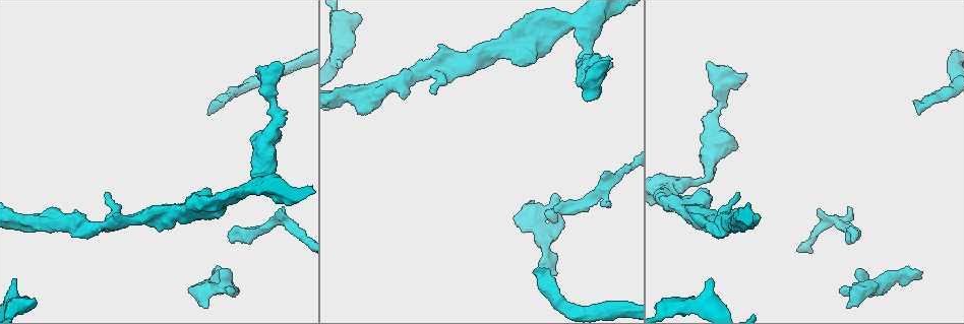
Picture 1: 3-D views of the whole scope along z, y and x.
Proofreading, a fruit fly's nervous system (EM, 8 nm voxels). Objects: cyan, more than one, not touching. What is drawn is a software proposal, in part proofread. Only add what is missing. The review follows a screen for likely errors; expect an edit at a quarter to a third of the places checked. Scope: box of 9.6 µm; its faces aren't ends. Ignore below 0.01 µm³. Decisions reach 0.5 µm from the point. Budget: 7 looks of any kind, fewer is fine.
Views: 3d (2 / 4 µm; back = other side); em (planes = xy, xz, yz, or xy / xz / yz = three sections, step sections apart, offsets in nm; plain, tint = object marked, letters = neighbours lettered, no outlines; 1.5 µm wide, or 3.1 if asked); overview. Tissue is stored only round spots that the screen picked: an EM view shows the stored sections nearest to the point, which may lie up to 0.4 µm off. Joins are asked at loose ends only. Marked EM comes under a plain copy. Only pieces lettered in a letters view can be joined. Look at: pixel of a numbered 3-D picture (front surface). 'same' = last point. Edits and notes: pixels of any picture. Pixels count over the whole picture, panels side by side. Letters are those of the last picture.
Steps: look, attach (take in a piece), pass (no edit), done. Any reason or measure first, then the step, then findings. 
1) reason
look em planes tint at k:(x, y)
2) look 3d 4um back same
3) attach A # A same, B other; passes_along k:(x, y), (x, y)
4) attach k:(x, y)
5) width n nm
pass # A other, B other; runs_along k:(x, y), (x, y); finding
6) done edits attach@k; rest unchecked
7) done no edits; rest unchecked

stops while still wide
look em planes letters at 1:(341, 66)

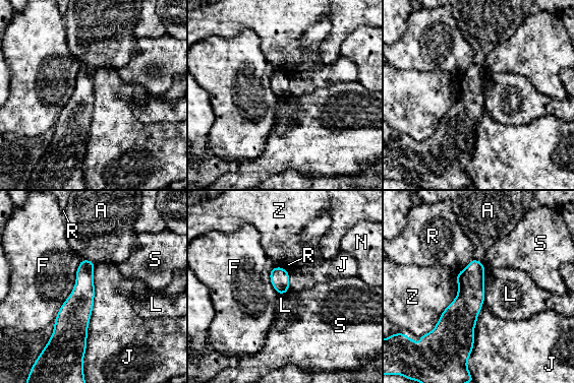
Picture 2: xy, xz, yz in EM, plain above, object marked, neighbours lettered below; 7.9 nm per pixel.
pass # A other, F other, J other, L other, N other, R other, S other, Z other; border 2:(485, 269), (483, 273), (483, 301); none of them fits

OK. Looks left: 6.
free end
look 3d 4um at 1:(189, 204)

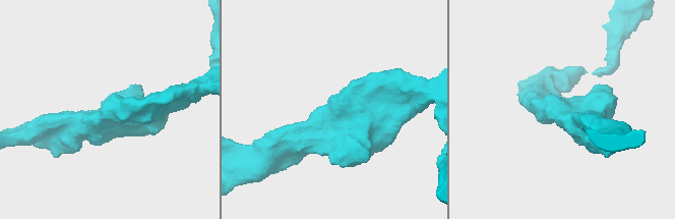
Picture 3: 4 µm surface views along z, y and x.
now the EM
look em yz step 8 tint at 3:(547, 116)

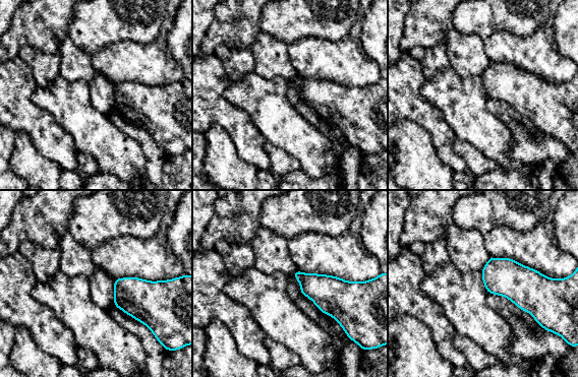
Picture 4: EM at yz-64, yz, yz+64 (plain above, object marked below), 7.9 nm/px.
look em planes letters same

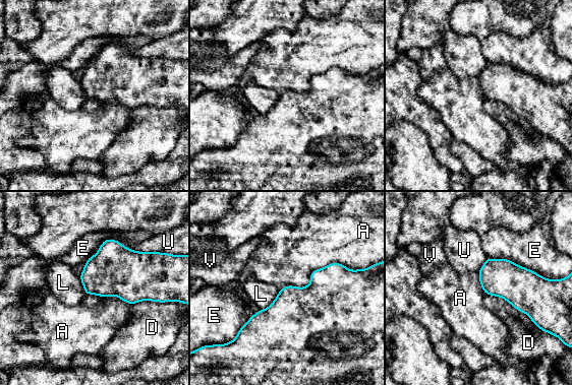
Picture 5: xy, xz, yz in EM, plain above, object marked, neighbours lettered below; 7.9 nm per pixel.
pass # A other, D other, E other, L other, U other, V other; border 5:(384, 259), (280, 290); no lettered piece goes on from it

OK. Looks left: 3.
free end
look em planes letters at 1:(431, 92)

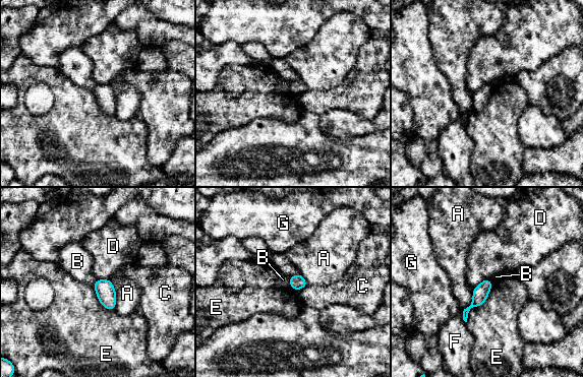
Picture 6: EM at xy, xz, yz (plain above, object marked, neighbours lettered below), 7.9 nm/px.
pass # A other, B other, C other, D other, E other, F other, G other; border 6:(492, 281), (466, 322); no lettered piece goes on from it

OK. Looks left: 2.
done no edits; rest unchecked

